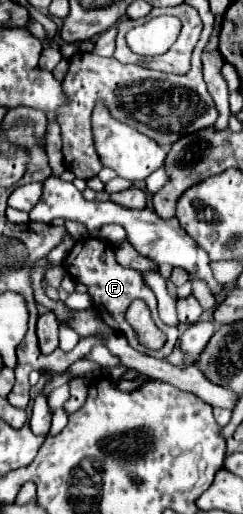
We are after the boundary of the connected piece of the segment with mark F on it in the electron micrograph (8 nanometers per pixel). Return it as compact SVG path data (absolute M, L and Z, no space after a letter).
M88 237L76 241L74 249L70 251L70 255L68 255L66 261L64 261L64 269L66 269L66 273L72 275L78 283L86 283L86 285L90 287L90 297L92 297L92 301L94 301L94 309L98 311L98 315L102 317L102 321L104 321L106 325L110 325L114 331L122 331L129 345L138 351L141 351L141 345L133 328L126 323L124 313L126 313L126 309L130 307L130 303L132 303L134 299L138 299L138 297L144 299L146 305L148 305L148 309L152 311L154 323L158 323L158 327L160 327L160 329L164 331L164 335L168 337L168 339L166 339L166 345L164 345L162 349L156 349L156 351L146 349L146 353L152 355L152 357L156 357L156 359L164 359L164 357L168 357L168 355L172 353L172 349L174 349L174 345L176 345L176 341L178 341L178 327L168 327L168 325L164 325L164 323L158 319L156 295L154 295L152 289L144 283L142 273L138 273L138 271L134 271L134 269L126 269L126 267L122 267L122 265L116 261L114 247L112 247L110 243L100 241L100 239L88 239Z

